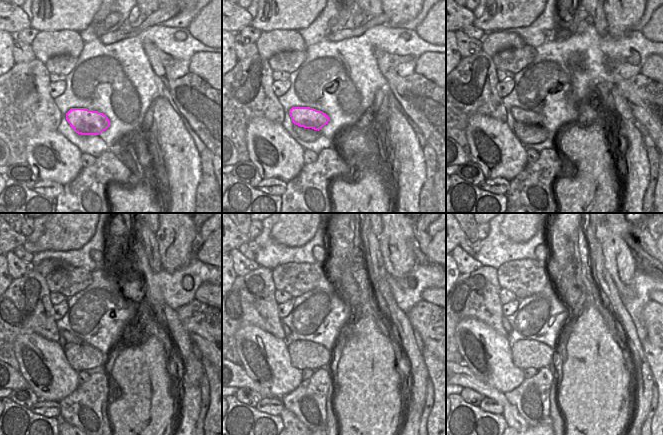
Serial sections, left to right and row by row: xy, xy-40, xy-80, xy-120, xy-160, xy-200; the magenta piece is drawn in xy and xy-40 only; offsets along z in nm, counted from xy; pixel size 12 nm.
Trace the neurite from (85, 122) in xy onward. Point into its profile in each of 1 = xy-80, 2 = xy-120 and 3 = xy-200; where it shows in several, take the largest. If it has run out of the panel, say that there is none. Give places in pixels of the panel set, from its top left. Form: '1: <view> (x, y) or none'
1: xy-80 (531, 118)
2: xy-120 (69, 338)
3: xy-200 (505, 322)

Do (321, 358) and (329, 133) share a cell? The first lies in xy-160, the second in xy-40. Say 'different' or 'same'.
different

